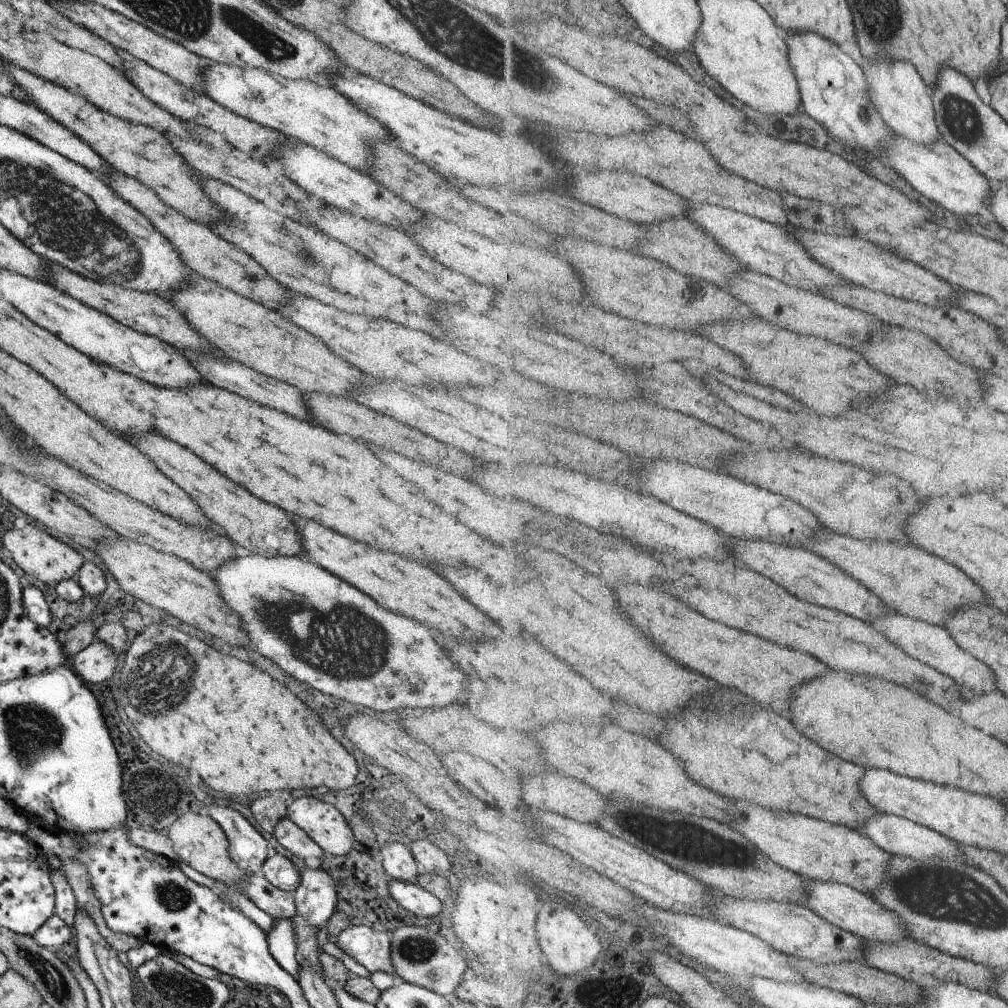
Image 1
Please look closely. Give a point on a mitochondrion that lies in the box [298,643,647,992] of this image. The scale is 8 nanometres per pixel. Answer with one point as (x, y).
(415, 949)

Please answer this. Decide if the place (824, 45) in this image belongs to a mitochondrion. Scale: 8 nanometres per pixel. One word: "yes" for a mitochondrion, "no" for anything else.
no

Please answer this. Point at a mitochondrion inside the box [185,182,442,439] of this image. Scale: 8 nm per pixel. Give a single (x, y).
(303, 254)

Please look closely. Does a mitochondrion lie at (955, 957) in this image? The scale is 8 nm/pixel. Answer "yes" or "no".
no

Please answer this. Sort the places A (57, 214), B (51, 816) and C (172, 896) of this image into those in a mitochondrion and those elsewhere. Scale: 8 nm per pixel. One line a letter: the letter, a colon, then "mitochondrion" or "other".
A: mitochondrion
B: other
C: mitochondrion

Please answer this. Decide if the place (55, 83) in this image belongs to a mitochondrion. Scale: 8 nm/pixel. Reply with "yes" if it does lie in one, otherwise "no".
no

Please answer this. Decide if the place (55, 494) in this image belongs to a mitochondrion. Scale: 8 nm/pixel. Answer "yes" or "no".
no

